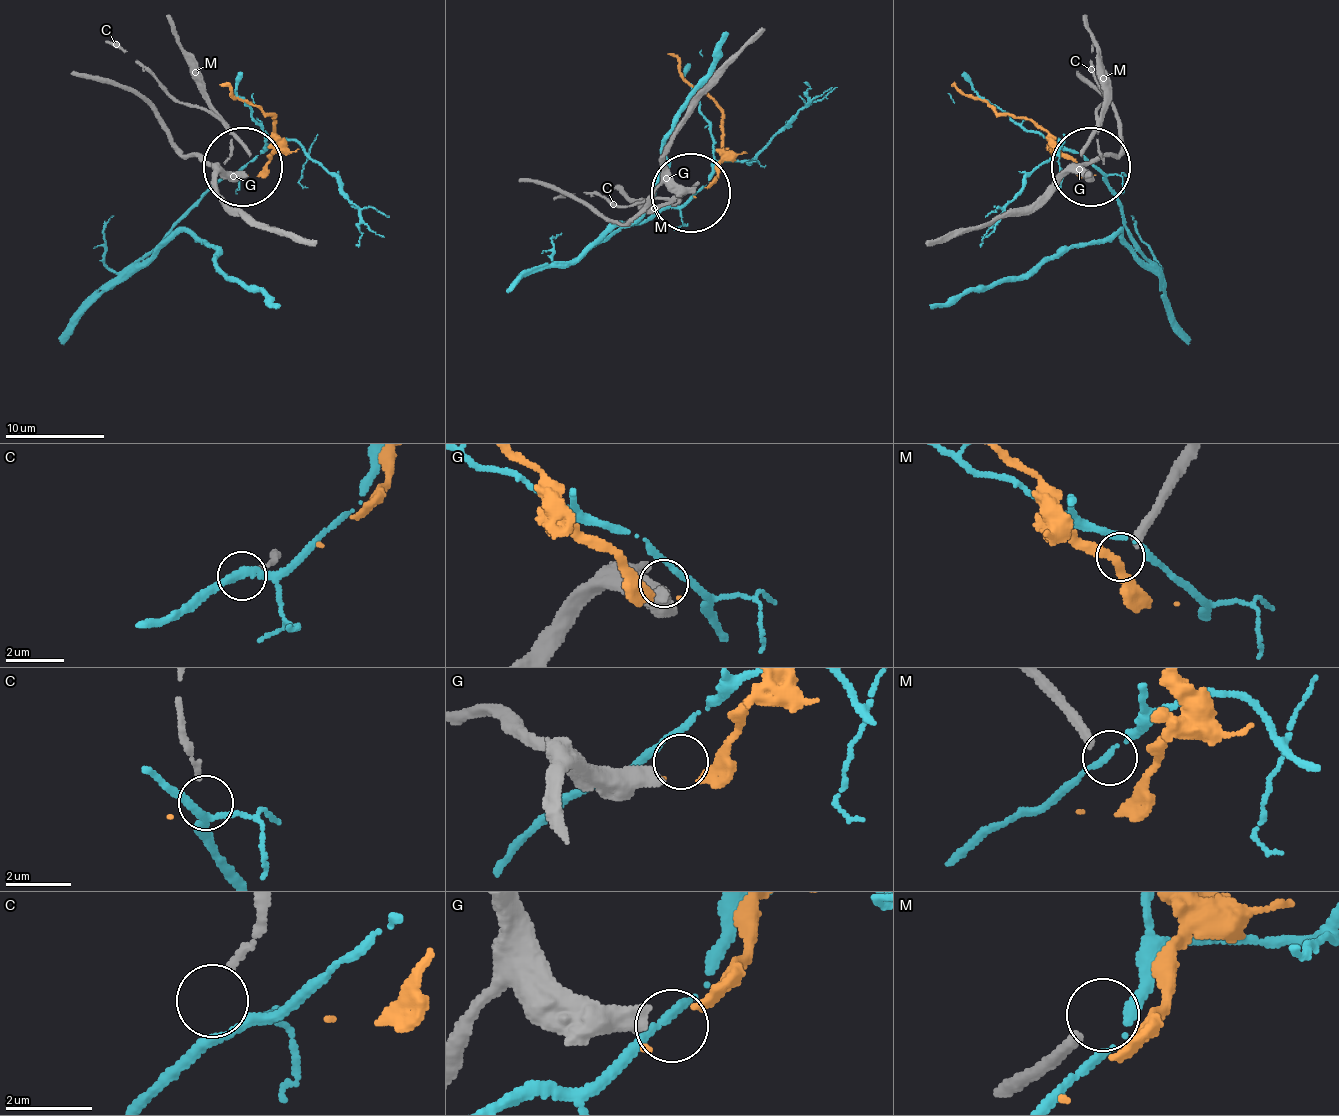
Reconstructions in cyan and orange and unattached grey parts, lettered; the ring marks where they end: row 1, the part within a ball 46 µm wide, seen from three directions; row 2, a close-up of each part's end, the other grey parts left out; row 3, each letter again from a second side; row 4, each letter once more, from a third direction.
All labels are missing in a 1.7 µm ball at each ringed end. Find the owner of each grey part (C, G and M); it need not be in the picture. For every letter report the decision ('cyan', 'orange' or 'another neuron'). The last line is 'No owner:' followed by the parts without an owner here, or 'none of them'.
C: cyan
G: another neuron
M: another neuron
No owner: G, M

